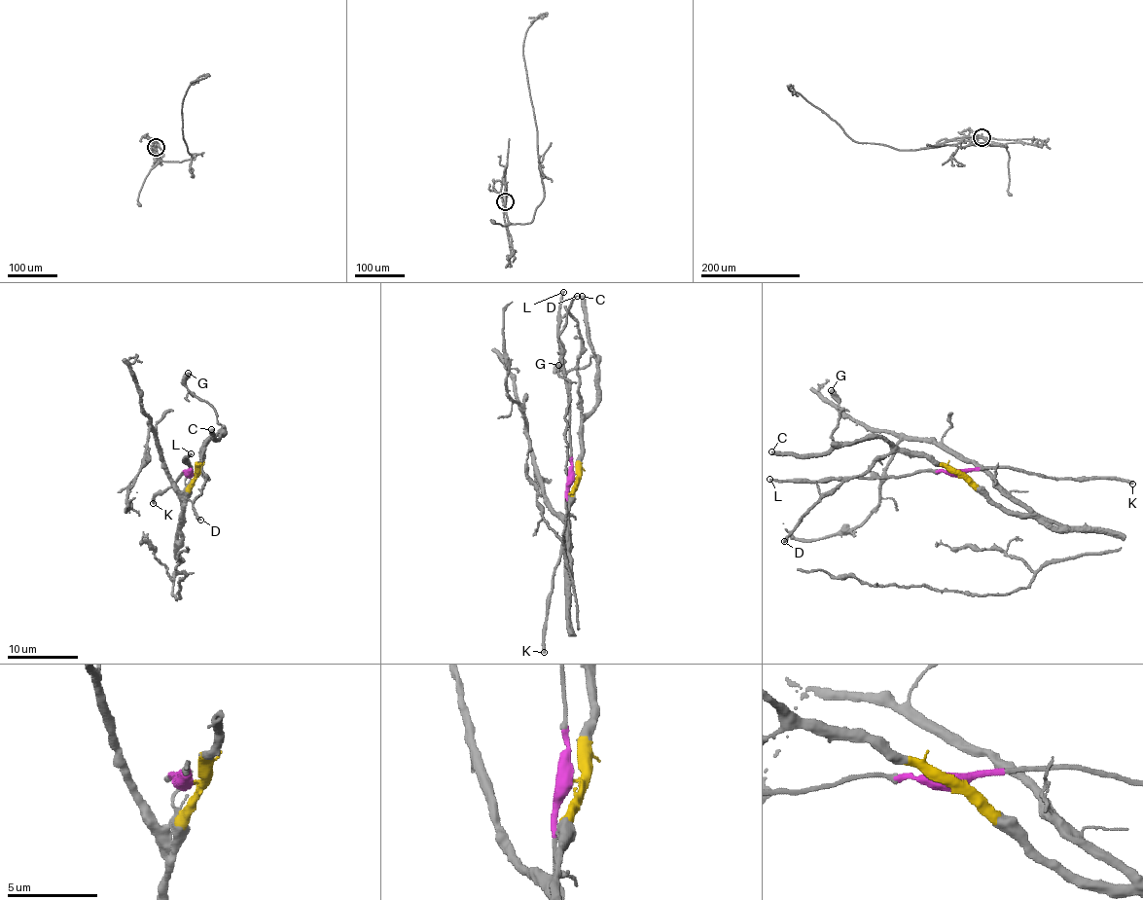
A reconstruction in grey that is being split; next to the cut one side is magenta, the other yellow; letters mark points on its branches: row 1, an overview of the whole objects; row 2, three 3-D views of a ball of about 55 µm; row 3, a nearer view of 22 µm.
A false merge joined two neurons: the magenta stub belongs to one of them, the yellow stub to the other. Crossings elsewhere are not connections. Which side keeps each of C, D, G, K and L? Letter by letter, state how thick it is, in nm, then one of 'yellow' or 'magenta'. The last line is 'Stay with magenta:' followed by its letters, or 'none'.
C: 400 nm | yellow
D: 240 nm | yellow
G: 500 nm | yellow
K: 260 nm | magenta
L: 220 nm | magenta
Stay with magenta: K, L

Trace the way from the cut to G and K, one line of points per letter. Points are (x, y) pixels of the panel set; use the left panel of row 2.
G: (192, 474), (204, 446), (223, 430), (216, 412), (189, 391), (186, 380), (188, 372)
K: (192, 474), (184, 469), (174, 486), (157, 494), (154, 504)

